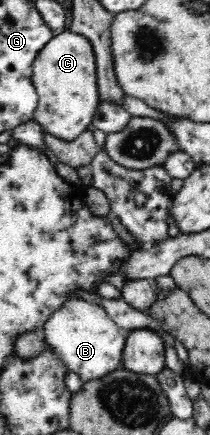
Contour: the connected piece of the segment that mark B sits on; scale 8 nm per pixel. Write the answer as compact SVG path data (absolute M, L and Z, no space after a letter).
M72 298L51 314L42 331L45 344L83 382L104 378L110 372L123 368L122 356L127 333L114 323L106 309L98 303Z

